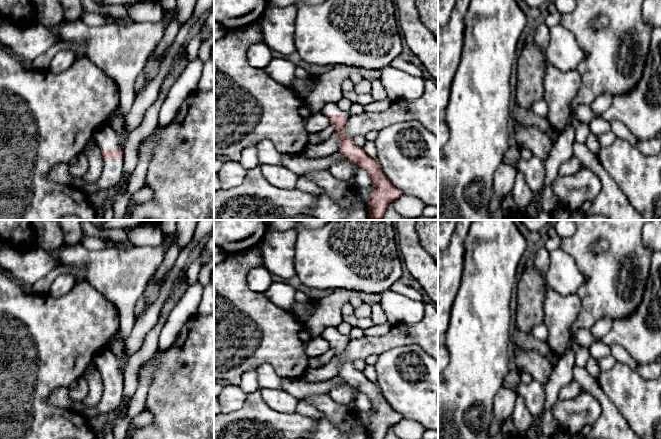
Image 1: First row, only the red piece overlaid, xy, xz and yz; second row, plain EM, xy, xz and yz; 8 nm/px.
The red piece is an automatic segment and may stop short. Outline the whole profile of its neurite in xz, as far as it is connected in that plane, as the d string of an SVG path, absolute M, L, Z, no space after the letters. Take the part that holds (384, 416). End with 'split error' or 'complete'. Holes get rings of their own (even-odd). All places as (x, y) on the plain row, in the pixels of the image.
M333 326L326 328L320 336L335 352L334 357L340 360L339 376L358 392L365 393L370 400L374 413L367 428L369 439L384 439L389 427L400 422L403 416L388 404L377 382L370 381L363 372L355 369L353 362L342 358L351 340L349 336L341 334L337 327Z; split error

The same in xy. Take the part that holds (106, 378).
M103 347L95 354L93 361L103 383L103 394L99 403L92 408L86 408L81 401L70 400L70 408L88 421L94 416L113 411L123 398L124 368L118 358L109 349Z; split error

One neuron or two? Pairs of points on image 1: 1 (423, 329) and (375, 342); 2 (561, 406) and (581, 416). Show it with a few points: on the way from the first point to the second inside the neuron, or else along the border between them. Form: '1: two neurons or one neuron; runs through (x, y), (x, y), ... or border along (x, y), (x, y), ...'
1: one neuron; runs through (411, 338), (387, 341)
2: one neuron; runs through (566, 411), (576, 413)

